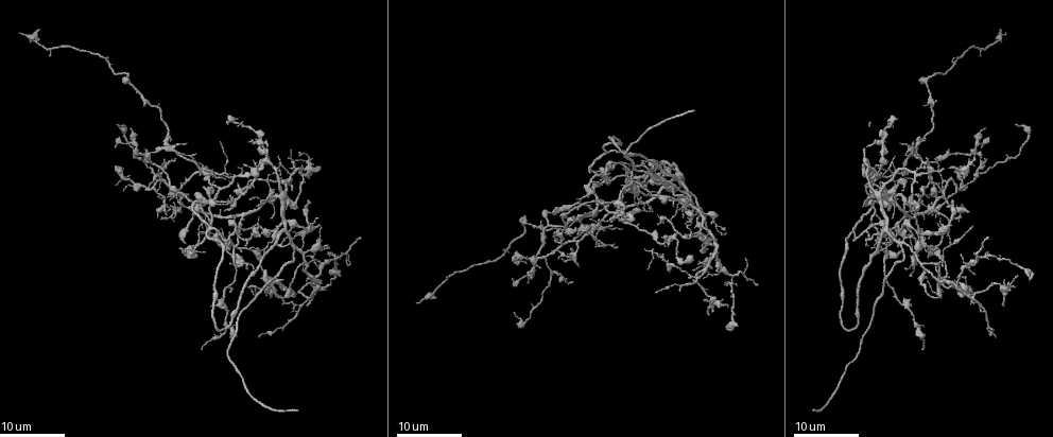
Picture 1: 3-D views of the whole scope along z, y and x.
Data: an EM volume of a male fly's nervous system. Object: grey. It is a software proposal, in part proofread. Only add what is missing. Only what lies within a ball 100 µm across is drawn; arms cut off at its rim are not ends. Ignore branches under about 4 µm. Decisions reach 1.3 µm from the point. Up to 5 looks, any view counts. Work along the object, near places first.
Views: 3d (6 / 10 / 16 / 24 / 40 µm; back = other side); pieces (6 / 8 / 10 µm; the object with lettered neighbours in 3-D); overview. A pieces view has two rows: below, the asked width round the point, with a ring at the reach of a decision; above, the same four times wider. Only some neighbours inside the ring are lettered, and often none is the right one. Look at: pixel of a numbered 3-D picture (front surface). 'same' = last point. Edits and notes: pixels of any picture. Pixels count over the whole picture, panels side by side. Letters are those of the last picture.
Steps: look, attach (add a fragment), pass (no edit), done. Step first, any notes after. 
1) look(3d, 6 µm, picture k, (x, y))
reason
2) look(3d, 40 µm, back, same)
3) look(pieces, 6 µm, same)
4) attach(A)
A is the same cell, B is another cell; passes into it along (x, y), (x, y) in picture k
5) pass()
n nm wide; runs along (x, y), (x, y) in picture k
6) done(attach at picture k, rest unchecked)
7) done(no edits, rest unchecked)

look(3d, 16 µm, picture 1, (328, 254))
tapers out

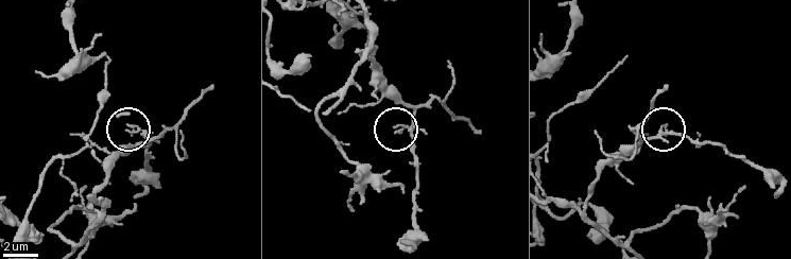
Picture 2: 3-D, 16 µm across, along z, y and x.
look(pieces, 8 µm, same)

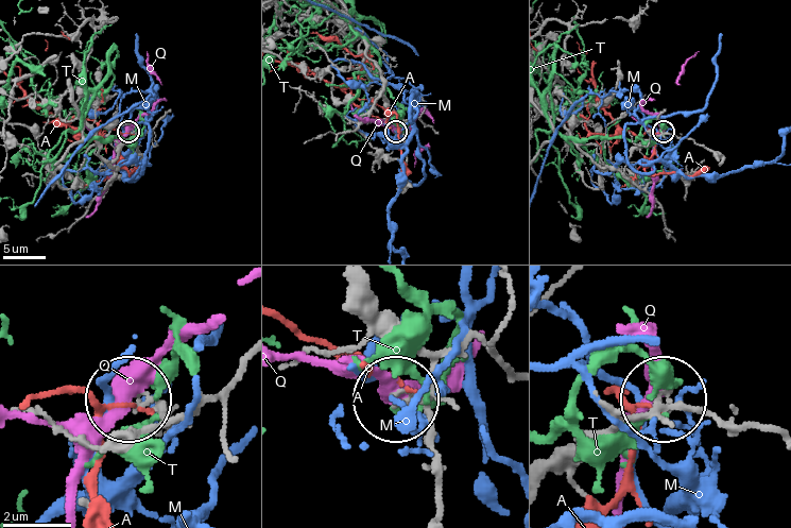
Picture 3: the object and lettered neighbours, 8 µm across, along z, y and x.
pass()
170 nm wide; A, M, Q and T are other cells; none of them fits

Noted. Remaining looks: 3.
look(3d, 16 µm, picture 1, (1008, 280))
thin end

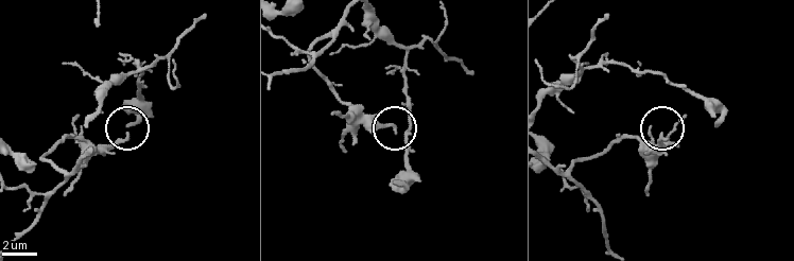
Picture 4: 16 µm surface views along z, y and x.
look(pieces, 10 µm, picture 4, (662, 133))

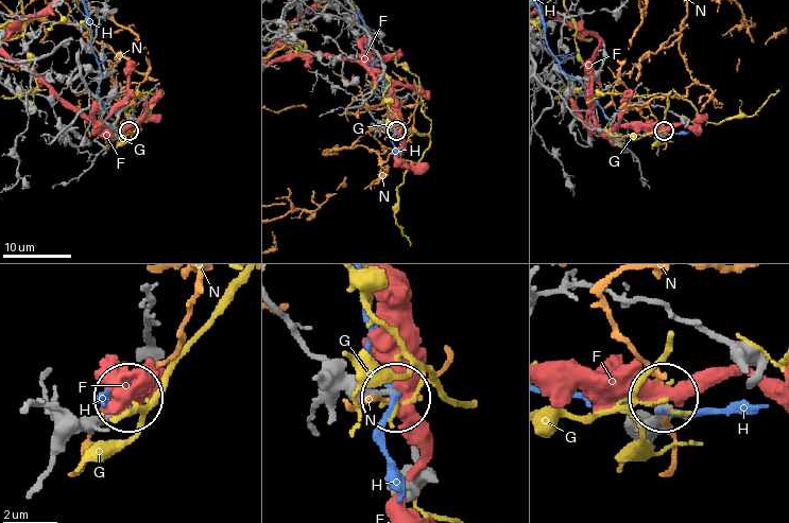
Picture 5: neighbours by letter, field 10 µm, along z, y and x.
pass()
190 nm wide; F, G, H and N are other cells; runs along (282, 323), (310, 350), (390, 396) in picture 5; no lettered fragment goes on from it

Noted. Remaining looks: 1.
done(no edits, rest unchecked)

